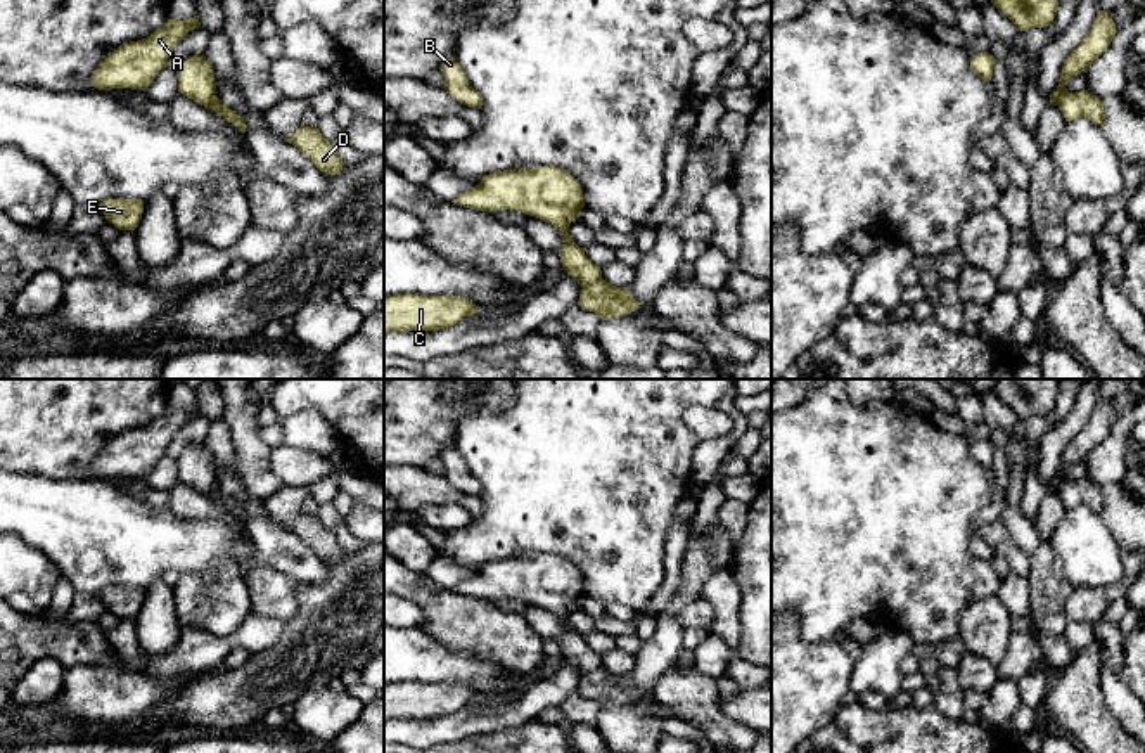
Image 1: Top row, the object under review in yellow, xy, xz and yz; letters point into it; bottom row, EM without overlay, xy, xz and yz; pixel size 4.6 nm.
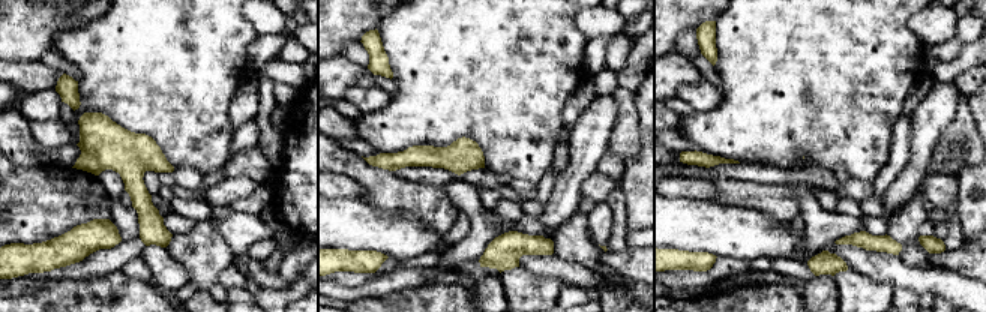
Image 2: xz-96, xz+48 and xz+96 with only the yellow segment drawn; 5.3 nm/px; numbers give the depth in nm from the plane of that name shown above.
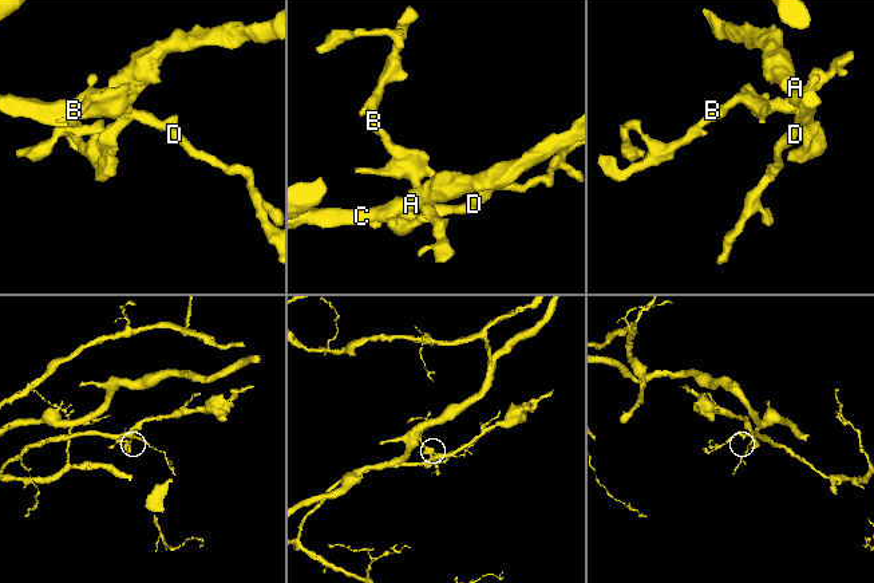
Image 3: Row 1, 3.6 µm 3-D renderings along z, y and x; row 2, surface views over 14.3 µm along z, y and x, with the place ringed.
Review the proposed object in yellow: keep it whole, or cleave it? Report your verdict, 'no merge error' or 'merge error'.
merge error

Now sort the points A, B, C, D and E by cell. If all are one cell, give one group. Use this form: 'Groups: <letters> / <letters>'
Groups: A C D E / B

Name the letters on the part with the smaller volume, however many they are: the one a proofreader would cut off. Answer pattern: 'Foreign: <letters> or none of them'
Foreign: B

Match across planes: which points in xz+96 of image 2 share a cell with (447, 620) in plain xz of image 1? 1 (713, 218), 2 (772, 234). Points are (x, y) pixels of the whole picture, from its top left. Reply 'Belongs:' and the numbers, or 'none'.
Belongs: none

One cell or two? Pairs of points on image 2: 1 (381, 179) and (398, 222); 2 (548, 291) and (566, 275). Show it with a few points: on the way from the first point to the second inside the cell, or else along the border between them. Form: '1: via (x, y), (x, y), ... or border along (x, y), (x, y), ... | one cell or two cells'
1: border along (360, 198), (375, 207), (414, 213), (426, 225) | two cells
2: border along (527, 270), (544, 278), (556, 278), (563, 284) | two cells

